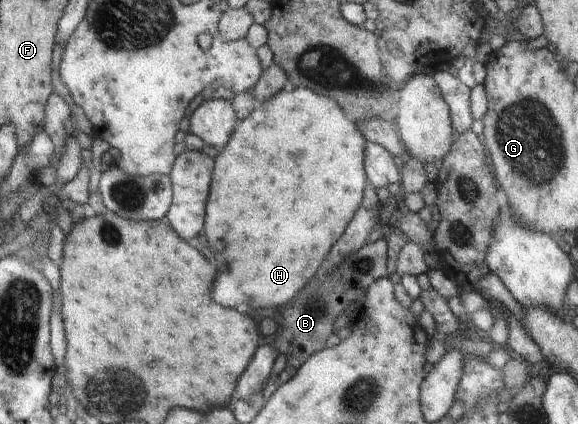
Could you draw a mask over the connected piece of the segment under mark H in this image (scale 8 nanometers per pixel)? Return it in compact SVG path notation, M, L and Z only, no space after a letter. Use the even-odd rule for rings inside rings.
M296 86L294 90L282 90L278 94L274 94L270 100L266 100L264 103L258 103L255 110L247 117L238 122L237 129L234 130L234 142L230 146L224 146L220 150L220 156L218 156L218 170L214 170L214 194L210 194L210 210L206 210L206 238L208 238L208 244L210 244L210 250L214 252L214 258L218 262L218 286L214 286L214 298L218 298L218 302L222 302L222 306L232 306L232 308L240 308L244 310L244 306L248 308L285 308L289 306L291 302L296 298L296 292L316 274L316 270L320 268L320 264L324 262L326 254L330 252L330 248L334 246L334 242L339 241L344 235L345 231L350 226L353 218L356 216L357 210L362 209L362 202L364 201L365 190L368 188L368 172L365 170L365 154L368 144L365 142L365 137L362 131L359 129L356 123L346 116L345 112L334 98L322 97L314 90L305 88L304 86Z

